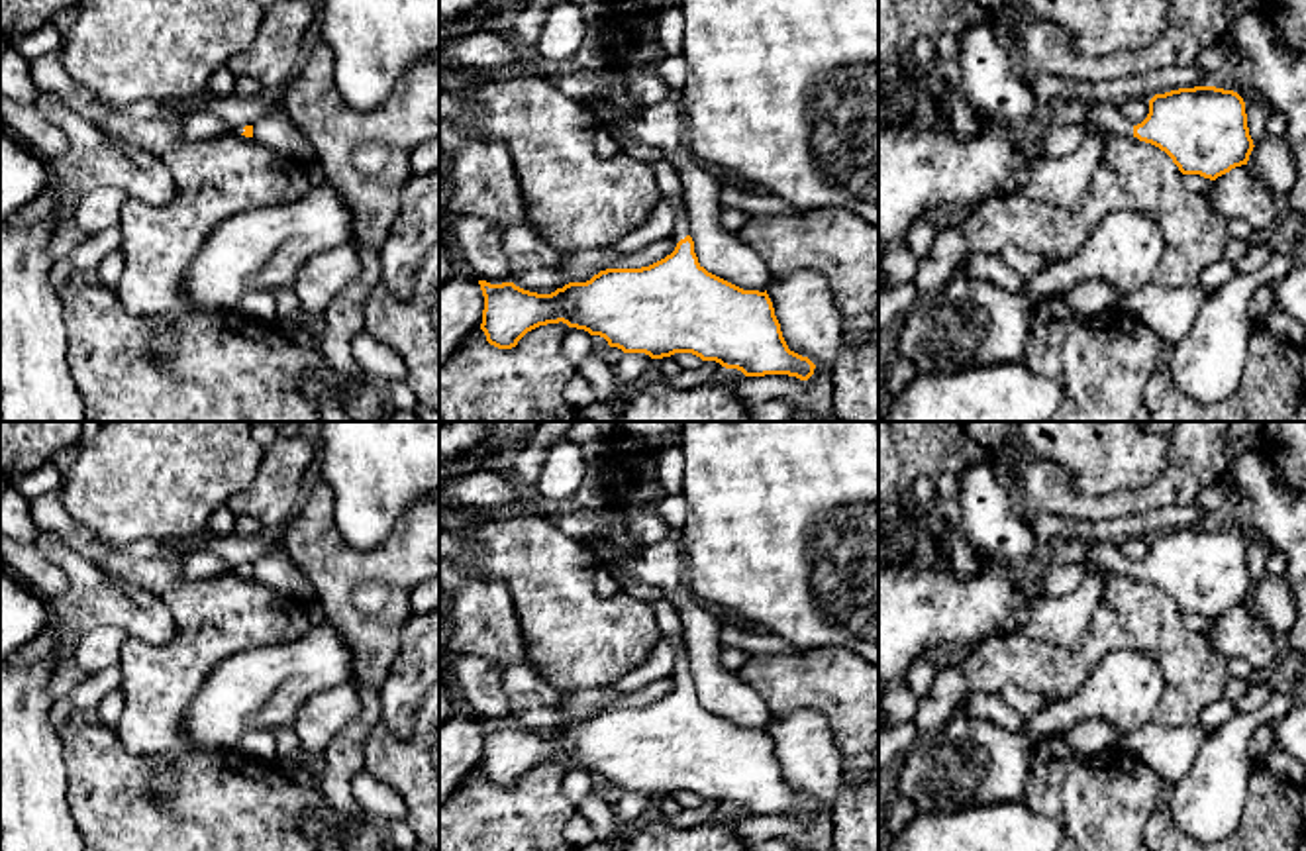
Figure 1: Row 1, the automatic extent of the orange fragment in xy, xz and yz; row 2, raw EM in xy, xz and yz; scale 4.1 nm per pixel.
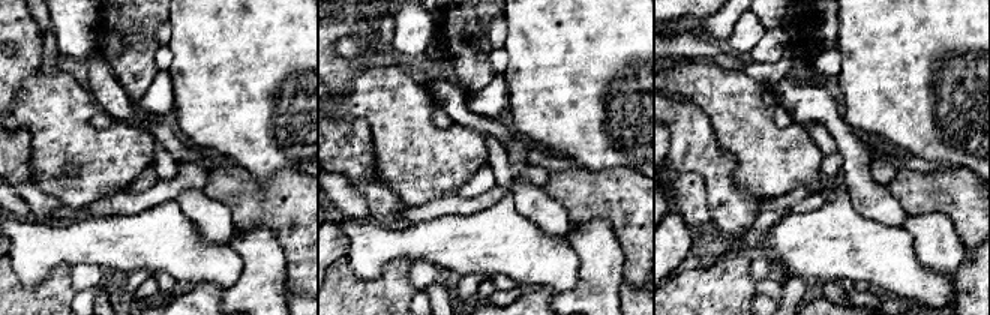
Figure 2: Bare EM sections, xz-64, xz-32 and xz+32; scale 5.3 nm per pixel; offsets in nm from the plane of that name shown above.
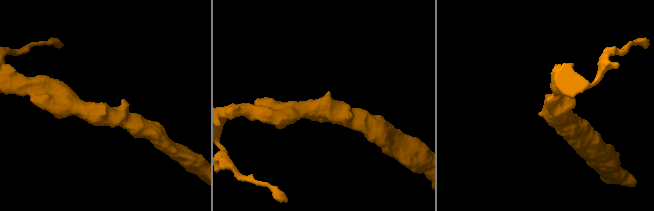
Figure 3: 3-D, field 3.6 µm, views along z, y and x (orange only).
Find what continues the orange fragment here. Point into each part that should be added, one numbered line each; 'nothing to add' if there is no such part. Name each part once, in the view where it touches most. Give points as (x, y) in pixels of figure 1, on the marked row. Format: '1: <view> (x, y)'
1: yz (1103, 114)

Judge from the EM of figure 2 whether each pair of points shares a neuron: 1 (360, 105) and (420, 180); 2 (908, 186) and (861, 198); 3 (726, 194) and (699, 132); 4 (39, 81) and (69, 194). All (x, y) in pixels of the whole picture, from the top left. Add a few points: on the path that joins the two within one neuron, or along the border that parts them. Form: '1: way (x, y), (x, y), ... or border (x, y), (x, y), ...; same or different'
1: way (380, 123), (417, 161); same
2: border (885, 186), (908, 215); different
3: way (719, 179), (716, 168), (699, 152), (699, 147); same
4: way (51, 110), (51, 165); same

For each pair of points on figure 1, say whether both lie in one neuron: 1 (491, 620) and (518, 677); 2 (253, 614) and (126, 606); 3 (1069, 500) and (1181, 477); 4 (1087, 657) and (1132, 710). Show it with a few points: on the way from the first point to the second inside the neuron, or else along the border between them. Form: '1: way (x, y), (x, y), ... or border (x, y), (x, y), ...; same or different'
1: way (495, 634), (514, 663); same
2: border (128, 583), (167, 606), (175, 624), (169, 642); different
3: way (1097, 504), (1154, 497); same
4: border (1138, 650), (1112, 650), (1071, 695), (1061, 699); different

